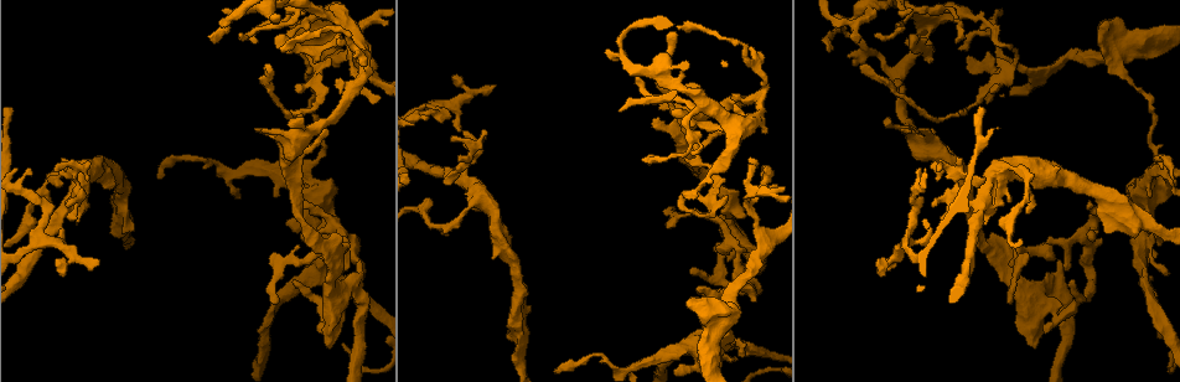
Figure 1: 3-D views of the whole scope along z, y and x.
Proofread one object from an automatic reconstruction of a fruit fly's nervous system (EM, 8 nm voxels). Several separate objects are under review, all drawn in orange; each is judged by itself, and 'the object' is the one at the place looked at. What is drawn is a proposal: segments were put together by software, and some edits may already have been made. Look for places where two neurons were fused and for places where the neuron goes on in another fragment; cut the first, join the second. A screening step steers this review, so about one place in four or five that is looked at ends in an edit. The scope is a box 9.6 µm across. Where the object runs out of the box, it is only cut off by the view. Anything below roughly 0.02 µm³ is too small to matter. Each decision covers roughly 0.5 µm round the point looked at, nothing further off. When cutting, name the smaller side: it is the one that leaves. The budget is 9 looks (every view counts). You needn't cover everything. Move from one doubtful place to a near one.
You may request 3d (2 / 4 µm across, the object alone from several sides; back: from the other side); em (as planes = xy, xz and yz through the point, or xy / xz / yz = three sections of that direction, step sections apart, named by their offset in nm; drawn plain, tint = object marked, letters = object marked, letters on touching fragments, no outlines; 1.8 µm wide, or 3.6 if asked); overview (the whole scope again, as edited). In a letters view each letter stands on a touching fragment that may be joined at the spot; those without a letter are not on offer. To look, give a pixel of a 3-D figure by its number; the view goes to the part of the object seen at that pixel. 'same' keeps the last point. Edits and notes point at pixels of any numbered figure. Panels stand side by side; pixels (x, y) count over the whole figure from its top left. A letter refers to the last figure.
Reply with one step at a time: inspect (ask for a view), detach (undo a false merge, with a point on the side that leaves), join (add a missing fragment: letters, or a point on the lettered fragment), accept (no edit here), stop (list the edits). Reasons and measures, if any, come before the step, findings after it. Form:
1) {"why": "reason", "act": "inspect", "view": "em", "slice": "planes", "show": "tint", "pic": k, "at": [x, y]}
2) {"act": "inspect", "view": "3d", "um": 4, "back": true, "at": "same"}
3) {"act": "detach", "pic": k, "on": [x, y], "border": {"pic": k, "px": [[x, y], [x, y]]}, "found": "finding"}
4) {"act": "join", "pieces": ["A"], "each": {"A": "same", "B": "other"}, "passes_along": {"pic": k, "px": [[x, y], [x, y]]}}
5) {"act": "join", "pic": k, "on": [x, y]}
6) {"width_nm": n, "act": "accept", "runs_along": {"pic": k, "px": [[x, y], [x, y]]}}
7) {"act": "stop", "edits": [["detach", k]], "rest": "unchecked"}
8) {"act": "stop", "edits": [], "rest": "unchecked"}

{"why": "branch stops here", "act": "inspect", "view": "em", "slice": "planes", "show": "plain", "pic": 1, "at": [910, 38]}

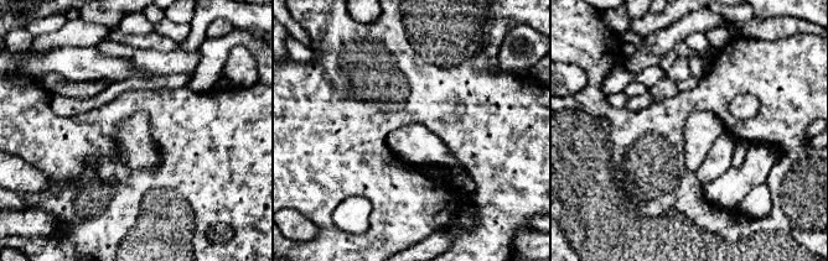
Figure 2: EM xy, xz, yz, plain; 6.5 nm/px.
{"why": "see the neighbours", "act": "inspect", "view": "em", "slice": "planes", "show": "letters", "at": "same"}

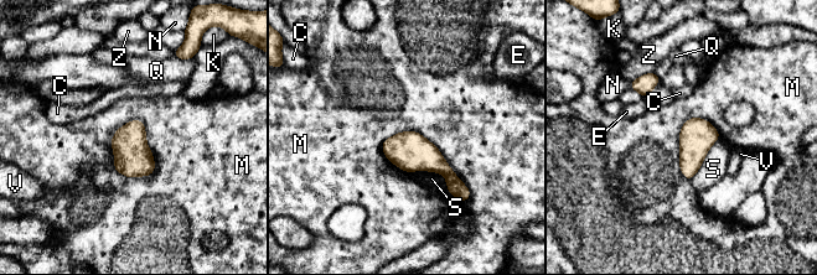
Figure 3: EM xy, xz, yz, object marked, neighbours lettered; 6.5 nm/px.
{"act": "accept", "each": {"C": "other", "E": "other", "K": "other", "M": "other", "N": "other", "Q": "other", "S": "other", "V": "other", "Z": "other"}, "border": {"pic": 3, "px": [[140, 119], [112, 139], [127, 177]]}, "found": "no lettered fragment goes on from it"}

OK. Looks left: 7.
{"why": "an open end", "act": "inspect", "view": "em", "um": 3.6, "slice": "planes", "show": "letters", "pic": 1, "at": [764, 168]}

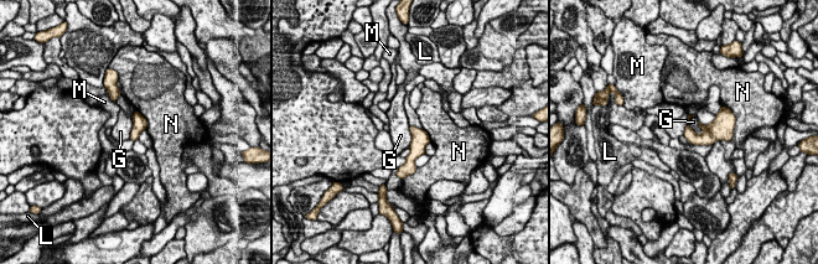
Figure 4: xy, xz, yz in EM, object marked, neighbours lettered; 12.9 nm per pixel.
{"width_nm": 160, "act": "accept", "each": {"G": "other", "L": "other", "M": "other", "N": "other"}, "border": {"pic": 4, "px": [[687, 124], [695, 133], [703, 133]]}, "found": "no lettered fragment goes on from it"}

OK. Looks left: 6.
{"why": "an open end", "act": "inspect", "view": "em", "um": 3.6, "slice": "xz", "step": 4, "show": "tint", "pic": 1, "at": [737, 359]}

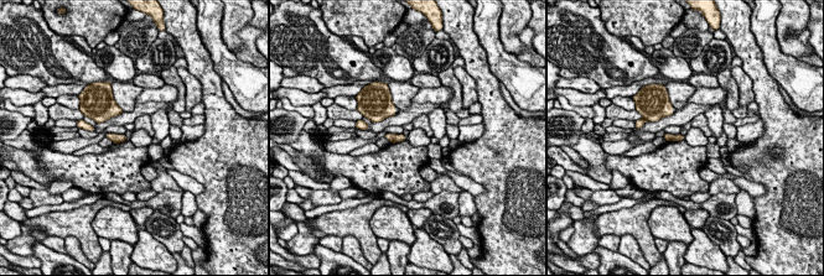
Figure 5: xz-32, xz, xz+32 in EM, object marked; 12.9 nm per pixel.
{"why": "cut it another way", "act": "inspect", "view": "em", "um": 3.6, "slice": "planes", "show": "letters", "at": "same"}

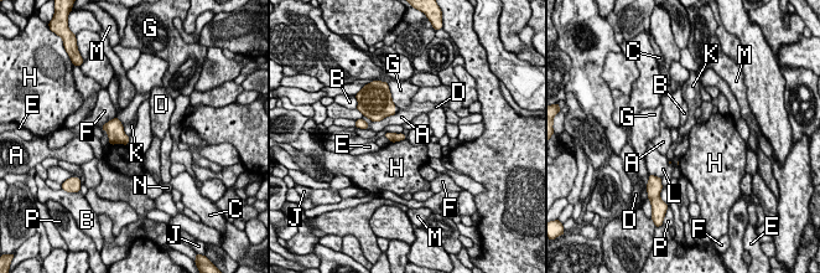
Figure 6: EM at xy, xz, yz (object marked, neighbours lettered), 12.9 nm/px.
{"act": "accept", "each": {"A": "other", "B": "other", "C": "other", "D": "other", "E": "other", "F": "other", "G": "other", "H": "other", "J": "other", "K": "other", "L": "other", "M": "other", "N": "other", "P": "other"}, "border": {"pic": 6, "px": [[122, 125], [128, 137]]}, "found": "no lettered fragment goes on from it"}

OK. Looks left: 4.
{"why": "closes a loop", "act": "inspect", "view": "em", "slice": "xz", "step": 8, "show": "tint", "pic": 1, "at": [1152, 182]}

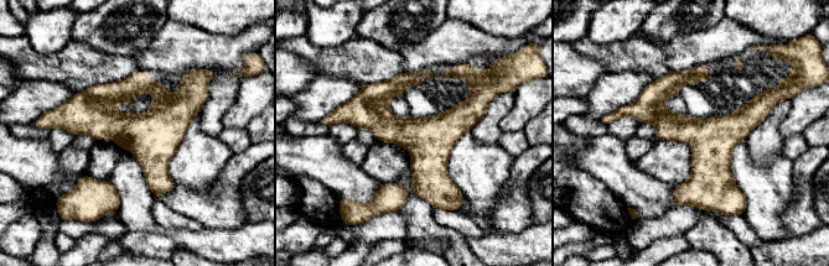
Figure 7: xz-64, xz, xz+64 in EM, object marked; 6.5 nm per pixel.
{"why": "cut it another way", "act": "inspect", "view": "em", "slice": "planes", "show": "letters", "at": "same"}

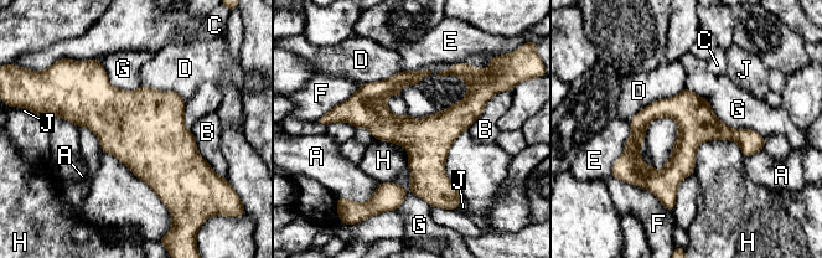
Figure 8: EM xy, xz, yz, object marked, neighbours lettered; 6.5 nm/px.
{"width_nm": 260, "longest_contact_nm": ["G", 600], "act": "accept", "each": {"A": "other", "B": "other", "C": "other", "D": "other", "E": "other", "F": "other", "G": "other", "H": "other", "J": "other"}, "found": "one neuron here"}

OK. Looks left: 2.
{"act": "stop", "edits": [], "rest": "unchecked"}

